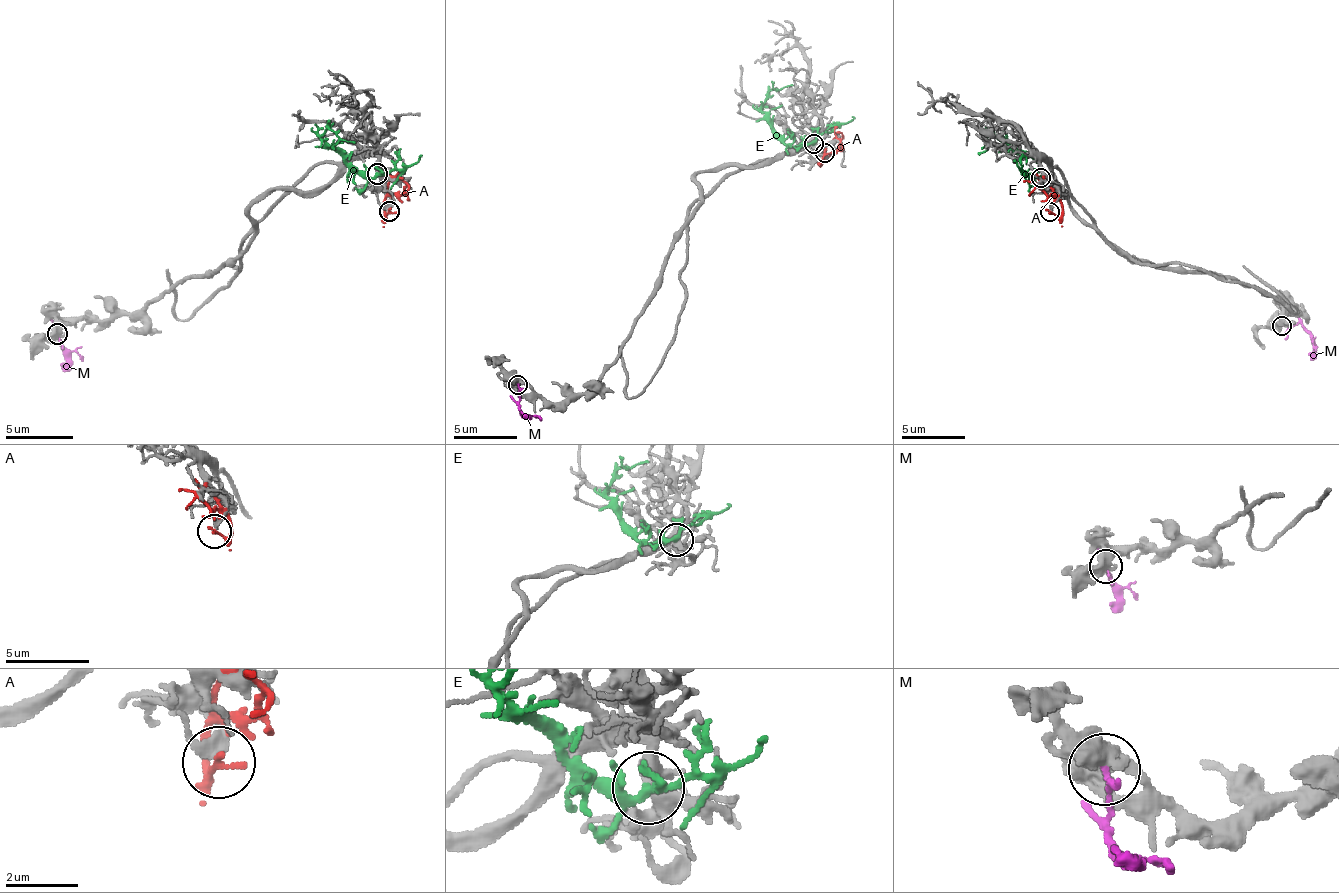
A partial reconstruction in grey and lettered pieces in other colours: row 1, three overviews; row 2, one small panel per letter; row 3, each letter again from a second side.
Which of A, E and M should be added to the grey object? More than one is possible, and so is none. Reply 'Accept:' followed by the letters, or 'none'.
Accept: E

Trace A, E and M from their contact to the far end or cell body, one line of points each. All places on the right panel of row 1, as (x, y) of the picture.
A: (1049, 213), (1058, 216), (1062, 206), (1046, 191), (1024, 181)
E: (1040, 178), (1043, 169), (1027, 153), (1014, 153), (992, 137), (986, 137), (986, 146), (977, 153)
M: (1282, 326), (1301, 326), (1310, 335), (1310, 361)

